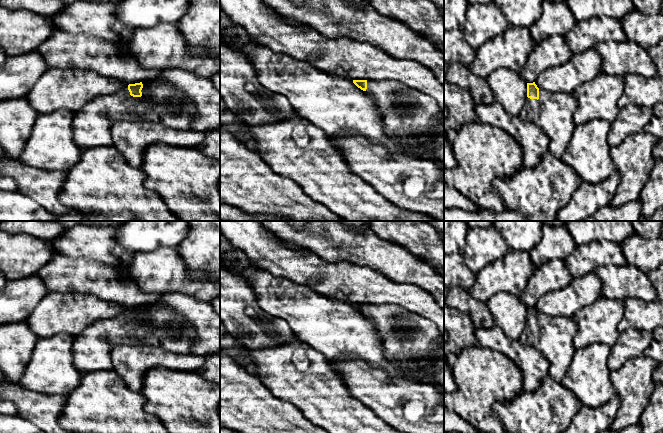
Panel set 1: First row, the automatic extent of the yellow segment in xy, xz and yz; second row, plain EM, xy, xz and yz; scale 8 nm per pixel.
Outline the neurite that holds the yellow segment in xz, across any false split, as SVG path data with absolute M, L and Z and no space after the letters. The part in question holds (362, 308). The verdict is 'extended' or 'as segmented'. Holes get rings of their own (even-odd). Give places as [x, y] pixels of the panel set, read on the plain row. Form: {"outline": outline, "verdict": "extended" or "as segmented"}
{"outline": "M353 304L353 307L376 329L390 363L403 369L414 362L419 363L423 370L430 368L433 371L434 383L444 387L444 359L439 358L436 351L438 347L444 347L444 337L432 321L395 304Z", "verdict": "extended"}

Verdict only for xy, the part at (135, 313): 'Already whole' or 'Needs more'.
Already whole

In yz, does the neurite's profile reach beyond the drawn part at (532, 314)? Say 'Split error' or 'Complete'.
Split error

